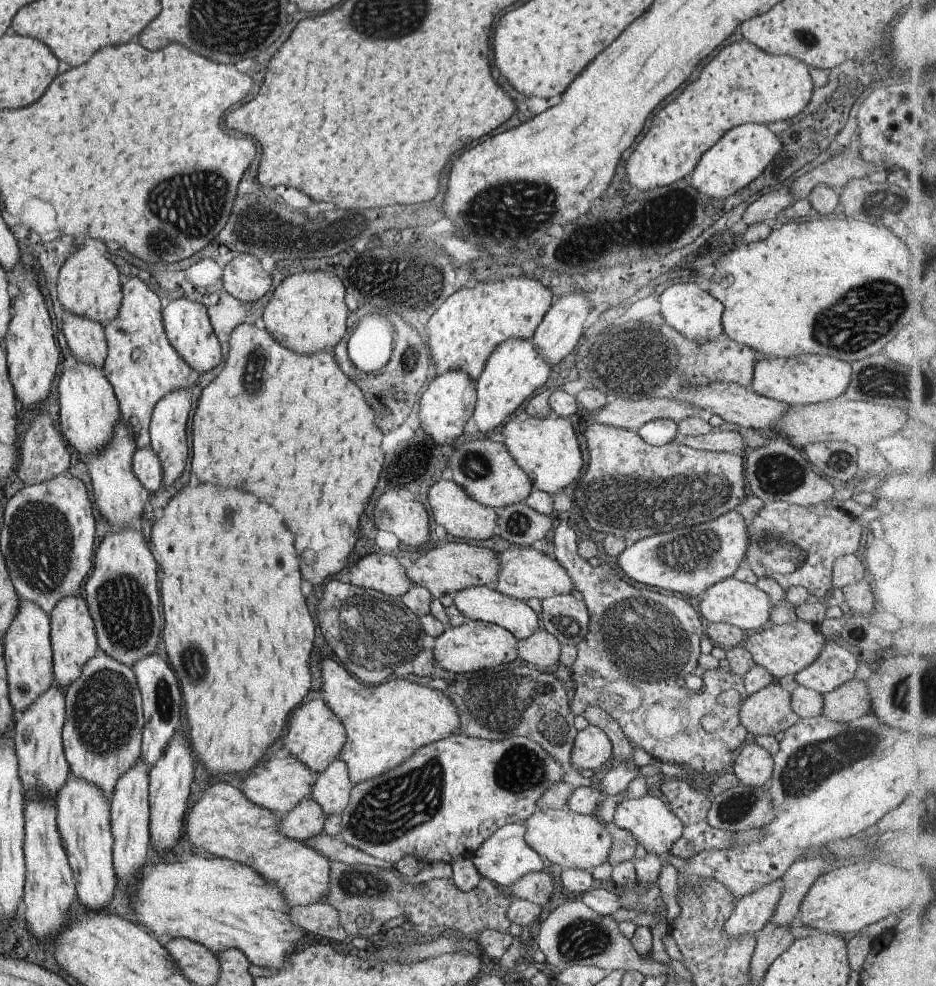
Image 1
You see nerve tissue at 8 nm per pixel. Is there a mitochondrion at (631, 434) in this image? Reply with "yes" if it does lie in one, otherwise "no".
no

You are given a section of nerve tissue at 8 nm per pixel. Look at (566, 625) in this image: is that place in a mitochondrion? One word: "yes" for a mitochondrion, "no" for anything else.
yes

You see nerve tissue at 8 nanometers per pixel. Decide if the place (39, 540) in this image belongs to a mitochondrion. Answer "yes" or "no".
yes

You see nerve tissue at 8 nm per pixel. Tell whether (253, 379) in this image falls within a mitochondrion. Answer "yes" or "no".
yes

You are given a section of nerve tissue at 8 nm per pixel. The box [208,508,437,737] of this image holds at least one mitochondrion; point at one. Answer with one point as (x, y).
(372, 633)

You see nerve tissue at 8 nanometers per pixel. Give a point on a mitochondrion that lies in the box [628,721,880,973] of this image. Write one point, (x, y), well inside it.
(736, 807)

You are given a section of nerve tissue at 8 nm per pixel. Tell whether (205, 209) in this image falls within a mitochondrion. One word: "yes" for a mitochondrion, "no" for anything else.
yes

